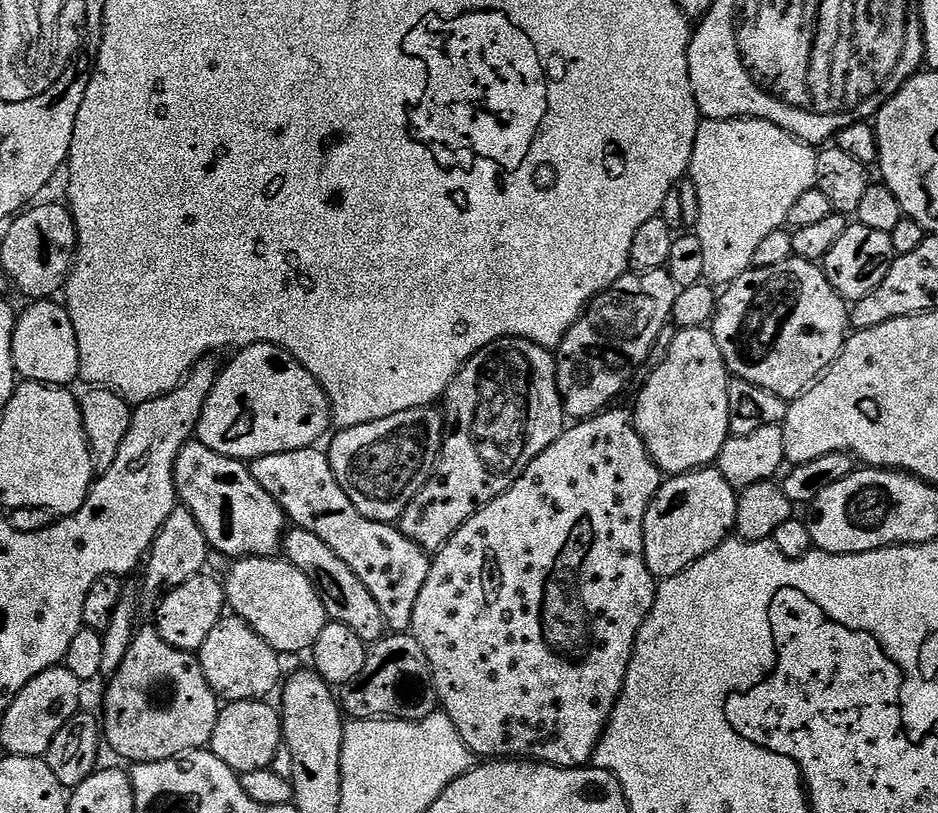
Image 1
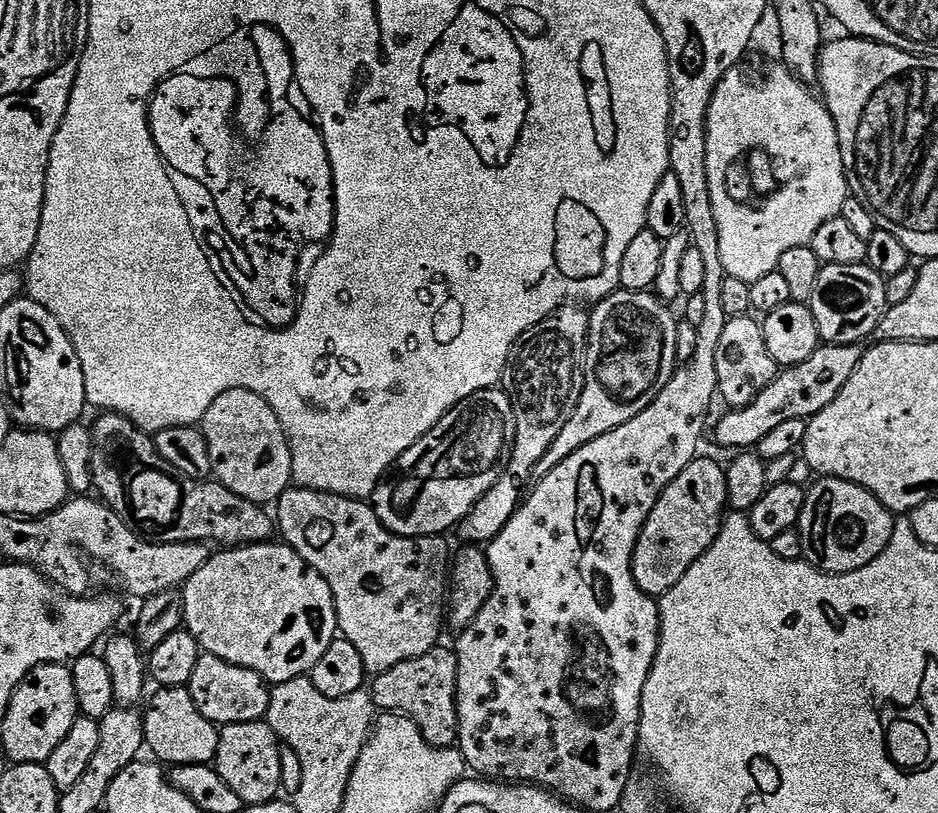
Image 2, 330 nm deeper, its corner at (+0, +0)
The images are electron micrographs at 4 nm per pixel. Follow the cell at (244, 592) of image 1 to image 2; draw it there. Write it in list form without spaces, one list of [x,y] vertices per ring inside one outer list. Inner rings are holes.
[[[283,542],[220,550],[182,585],[183,627],[209,656],[254,670],[269,685],[307,677],[337,639],[330,586]]]

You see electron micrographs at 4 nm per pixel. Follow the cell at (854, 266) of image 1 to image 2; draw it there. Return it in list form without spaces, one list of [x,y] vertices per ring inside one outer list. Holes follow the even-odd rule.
[[[867,262],[858,266],[823,265],[810,301],[821,341],[824,344],[864,344],[889,309],[887,284],[887,279],[879,276]]]

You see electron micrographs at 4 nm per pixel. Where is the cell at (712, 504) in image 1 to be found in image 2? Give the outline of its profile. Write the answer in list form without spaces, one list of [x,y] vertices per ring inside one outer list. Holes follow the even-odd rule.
[[[694,459],[678,478],[674,478],[674,482],[670,482],[670,486],[666,486],[654,510],[650,510],[650,518],[646,518],[632,555],[634,582],[638,582],[648,596],[666,596],[678,582],[682,582],[682,574],[686,574],[686,570],[690,570],[690,566],[694,566],[694,562],[698,562],[718,538],[728,508],[727,477],[721,461]]]

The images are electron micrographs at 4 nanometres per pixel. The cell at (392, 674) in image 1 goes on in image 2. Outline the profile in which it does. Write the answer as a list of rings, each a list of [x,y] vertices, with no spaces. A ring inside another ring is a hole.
[[[451,647],[431,648],[422,658],[398,662],[394,670],[386,670],[370,684],[375,707],[381,713],[400,713],[417,724],[423,738],[430,746],[450,748],[457,743],[460,719],[456,709],[458,690],[458,658]]]

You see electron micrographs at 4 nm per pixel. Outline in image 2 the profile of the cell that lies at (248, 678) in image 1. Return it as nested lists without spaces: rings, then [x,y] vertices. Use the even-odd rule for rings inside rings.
[[[201,654],[186,687],[194,698],[194,706],[198,706],[198,711],[202,713],[202,718],[217,726],[264,720],[270,706],[268,681],[254,670],[246,670],[246,666],[234,666],[217,656]]]

